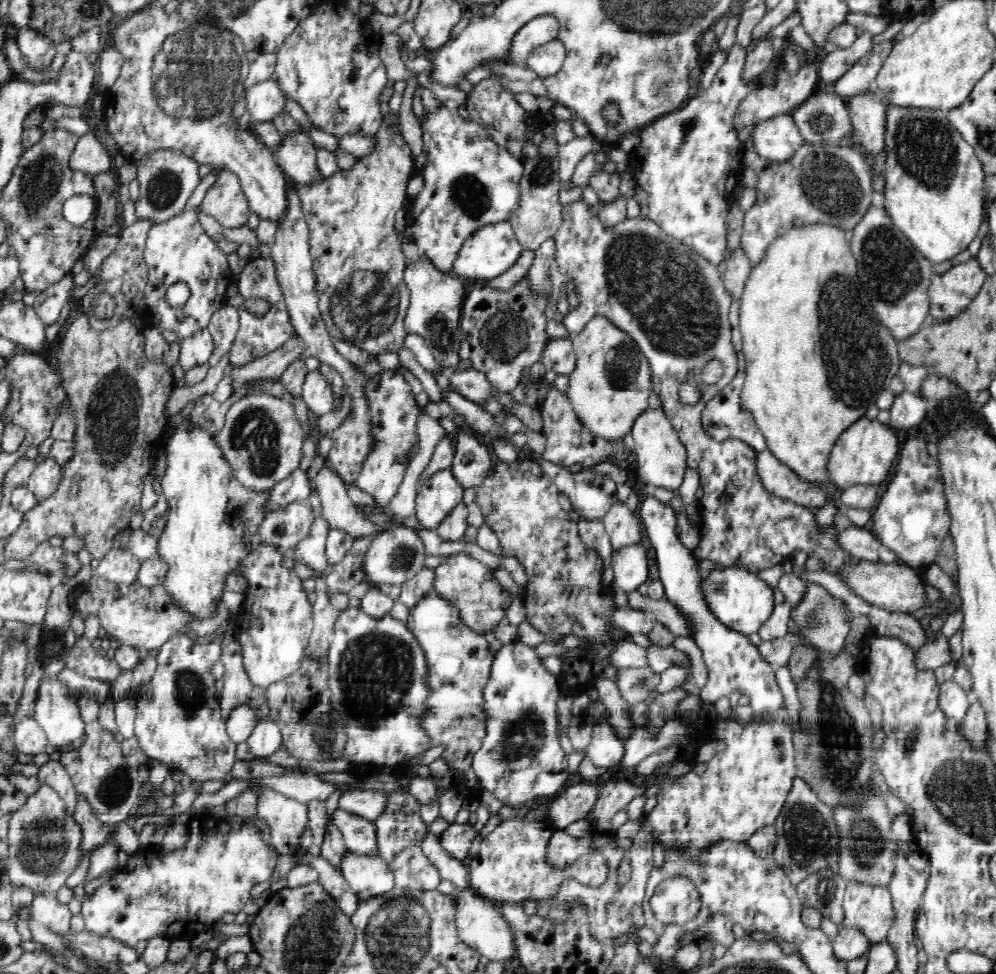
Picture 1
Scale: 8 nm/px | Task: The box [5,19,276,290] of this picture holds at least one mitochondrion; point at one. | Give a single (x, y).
(40, 182)

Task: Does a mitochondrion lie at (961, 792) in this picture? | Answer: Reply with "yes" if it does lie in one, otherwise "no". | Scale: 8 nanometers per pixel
yes

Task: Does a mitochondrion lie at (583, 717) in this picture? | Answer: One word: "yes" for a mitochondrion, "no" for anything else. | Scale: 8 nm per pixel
no

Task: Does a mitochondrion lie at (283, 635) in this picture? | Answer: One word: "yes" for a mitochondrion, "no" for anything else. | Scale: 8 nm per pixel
no

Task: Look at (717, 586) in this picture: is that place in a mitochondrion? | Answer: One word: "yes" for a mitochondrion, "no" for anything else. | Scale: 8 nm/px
yes

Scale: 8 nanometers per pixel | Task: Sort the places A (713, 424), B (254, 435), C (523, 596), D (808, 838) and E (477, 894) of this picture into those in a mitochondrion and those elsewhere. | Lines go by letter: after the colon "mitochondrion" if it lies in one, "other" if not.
A: mitochondrion
B: mitochondrion
C: other
D: mitochondrion
E: other

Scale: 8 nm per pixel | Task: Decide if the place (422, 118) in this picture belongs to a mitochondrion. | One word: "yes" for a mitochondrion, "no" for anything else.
no

